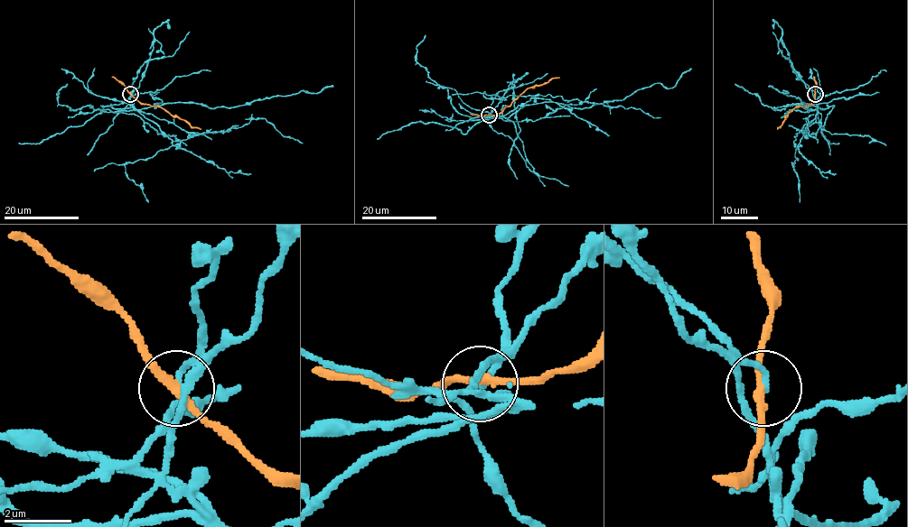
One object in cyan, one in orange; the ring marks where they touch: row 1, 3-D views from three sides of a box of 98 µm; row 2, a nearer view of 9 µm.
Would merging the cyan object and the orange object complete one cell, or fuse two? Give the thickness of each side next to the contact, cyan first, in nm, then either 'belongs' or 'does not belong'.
170 nm thick on the cyan side, 240 nm on the other; does not belong

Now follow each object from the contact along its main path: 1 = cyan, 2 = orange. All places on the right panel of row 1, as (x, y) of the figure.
1: (815, 93), (813, 90), (817, 109), (801, 103), (807, 108), (800, 99), (768, 86)
2: (815, 93), (814, 102), (798, 106), (777, 129)

